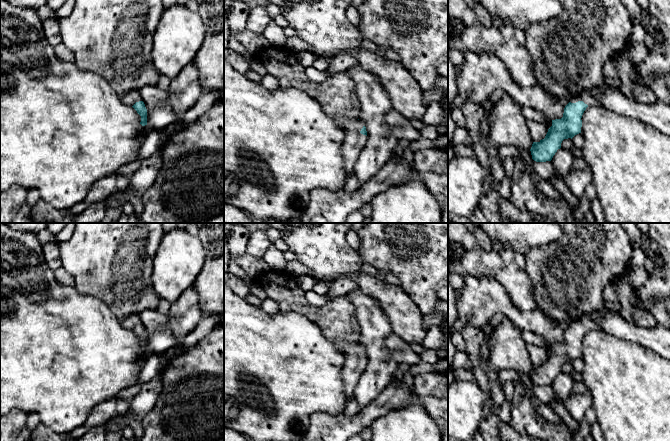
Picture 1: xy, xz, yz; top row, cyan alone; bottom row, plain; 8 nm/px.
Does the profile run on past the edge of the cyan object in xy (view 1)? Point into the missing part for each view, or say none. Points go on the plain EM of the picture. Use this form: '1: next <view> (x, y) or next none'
1: next xy (129, 321)

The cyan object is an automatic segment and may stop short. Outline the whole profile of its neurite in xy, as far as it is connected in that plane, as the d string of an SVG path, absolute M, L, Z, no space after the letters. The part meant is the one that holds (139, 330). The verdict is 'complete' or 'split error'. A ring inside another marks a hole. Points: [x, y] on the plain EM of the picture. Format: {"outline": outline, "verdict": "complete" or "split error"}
{"outline": "M135 313L125 314L121 317L120 322L124 328L132 330L141 340L140 348L142 350L147 349L147 333L140 321L139 315Z", "verdict": "split error"}

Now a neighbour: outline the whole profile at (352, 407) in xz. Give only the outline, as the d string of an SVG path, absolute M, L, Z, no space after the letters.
M353 399L353 400L350 400L346 403L343 414L345 416L354 416L359 412L360 412L359 404L356 400Z

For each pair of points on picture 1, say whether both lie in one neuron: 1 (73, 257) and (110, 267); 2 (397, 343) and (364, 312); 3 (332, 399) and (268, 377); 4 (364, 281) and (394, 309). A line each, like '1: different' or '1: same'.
1: same
2: different
3: same
4: same

